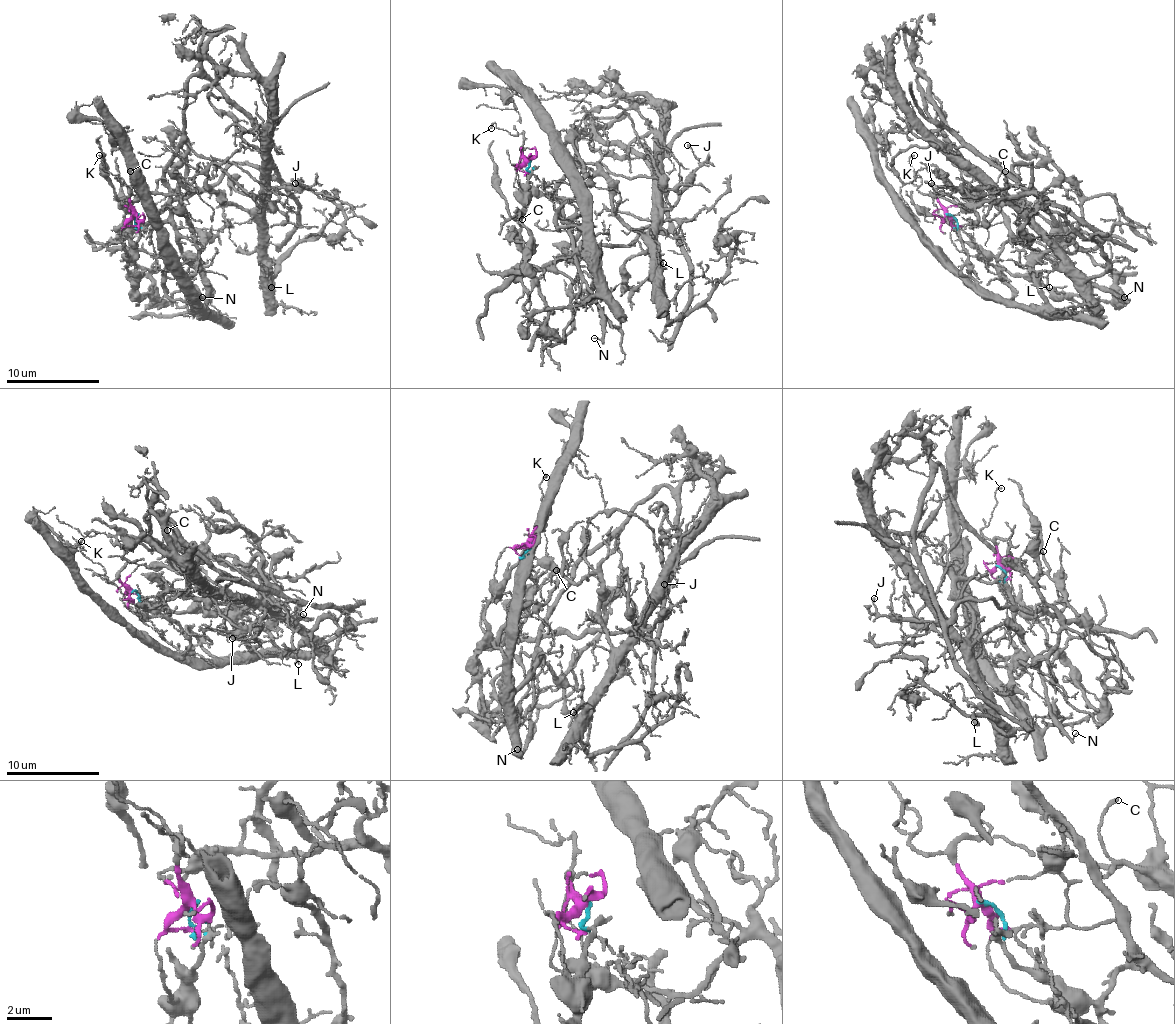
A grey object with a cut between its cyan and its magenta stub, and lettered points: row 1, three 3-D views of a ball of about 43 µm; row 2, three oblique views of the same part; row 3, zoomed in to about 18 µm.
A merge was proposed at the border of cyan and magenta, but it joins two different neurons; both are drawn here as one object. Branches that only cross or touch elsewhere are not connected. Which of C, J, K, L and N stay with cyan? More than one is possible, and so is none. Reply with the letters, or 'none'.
C, N

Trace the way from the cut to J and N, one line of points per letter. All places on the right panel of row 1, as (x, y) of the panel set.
J: (947, 215), (949, 206), (970, 203), (984, 194), (961, 189), (1019, 208), (991, 187), (930, 182)
N: (947, 213), (961, 238), (1024, 278), (1038, 278), (1061, 294), (1122, 304), (1113, 292), (1068, 266), (1124, 297)

